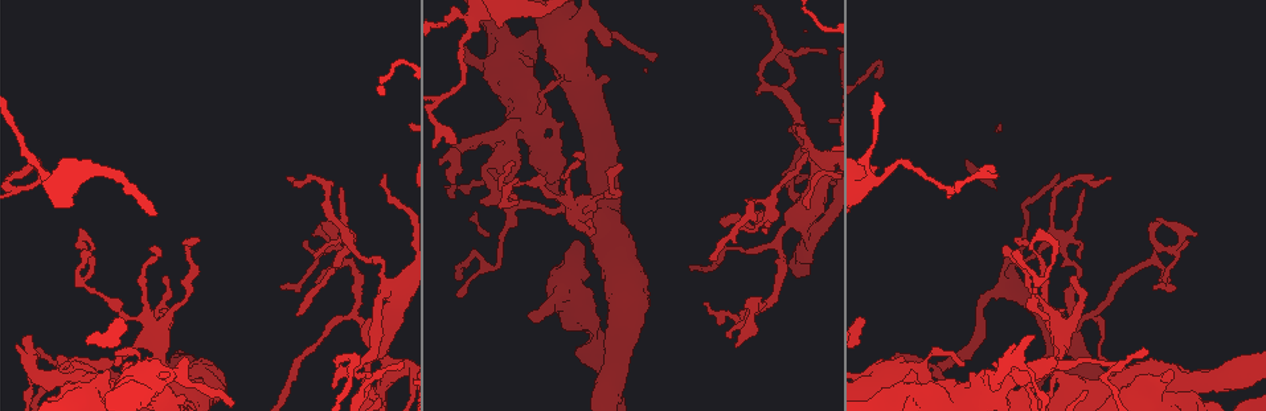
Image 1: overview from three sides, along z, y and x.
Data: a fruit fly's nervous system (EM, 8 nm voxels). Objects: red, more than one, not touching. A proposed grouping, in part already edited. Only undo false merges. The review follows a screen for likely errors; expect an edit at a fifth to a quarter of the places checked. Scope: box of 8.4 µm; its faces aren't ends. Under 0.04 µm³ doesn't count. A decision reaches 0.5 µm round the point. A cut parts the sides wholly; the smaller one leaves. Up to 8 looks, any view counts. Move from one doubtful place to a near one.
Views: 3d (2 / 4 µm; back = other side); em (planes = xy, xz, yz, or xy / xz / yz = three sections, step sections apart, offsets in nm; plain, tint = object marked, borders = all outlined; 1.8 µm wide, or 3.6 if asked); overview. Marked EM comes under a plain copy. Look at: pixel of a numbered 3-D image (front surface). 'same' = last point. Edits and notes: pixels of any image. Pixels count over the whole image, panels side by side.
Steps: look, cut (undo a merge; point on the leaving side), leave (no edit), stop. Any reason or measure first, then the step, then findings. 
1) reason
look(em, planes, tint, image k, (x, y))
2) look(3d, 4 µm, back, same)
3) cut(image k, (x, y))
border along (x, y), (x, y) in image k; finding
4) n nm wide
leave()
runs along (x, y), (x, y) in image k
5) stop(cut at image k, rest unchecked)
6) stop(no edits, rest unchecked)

narrows sharply
look(3d, 4 µm, image 1, (776, 90))

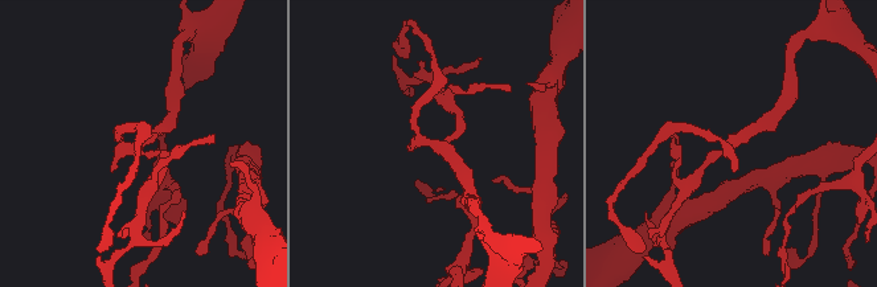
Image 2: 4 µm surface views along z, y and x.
need the tissue
look(em, xy, step 8, tint, image 2, (437, 143))

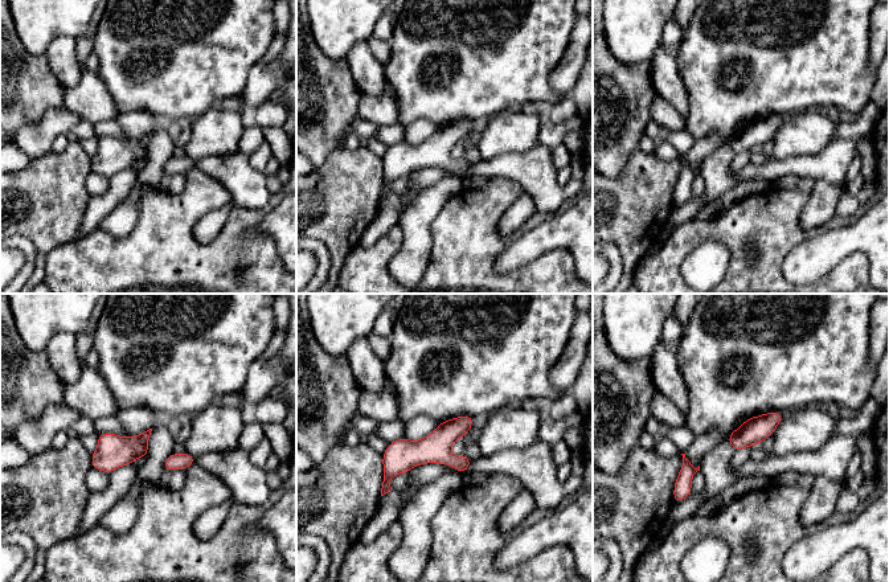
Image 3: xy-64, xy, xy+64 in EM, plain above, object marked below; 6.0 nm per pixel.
look(em, planes, tint, same)

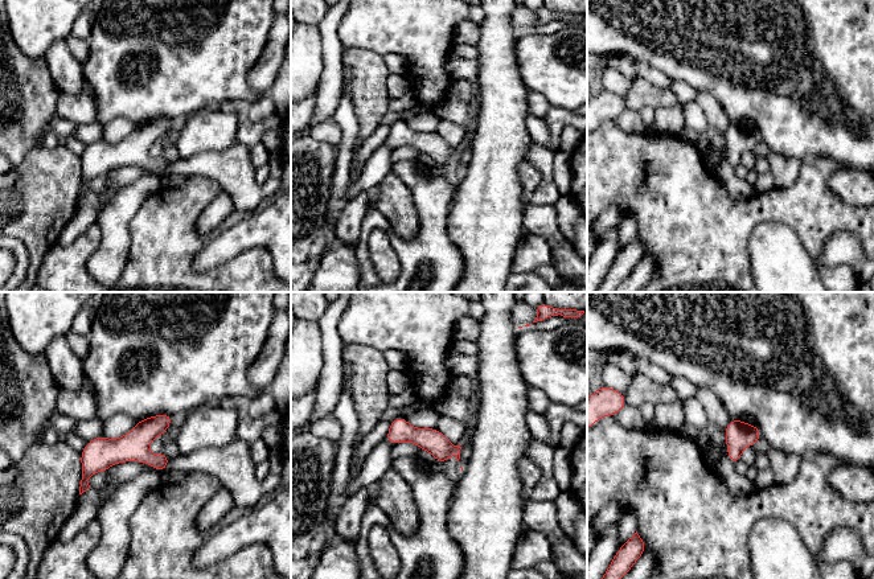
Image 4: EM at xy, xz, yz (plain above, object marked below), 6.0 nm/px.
150 nm wide
leave()
one neuron here

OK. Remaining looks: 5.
sharp bend
look(3d, 4 µm, back, image 1, (1007, 286))

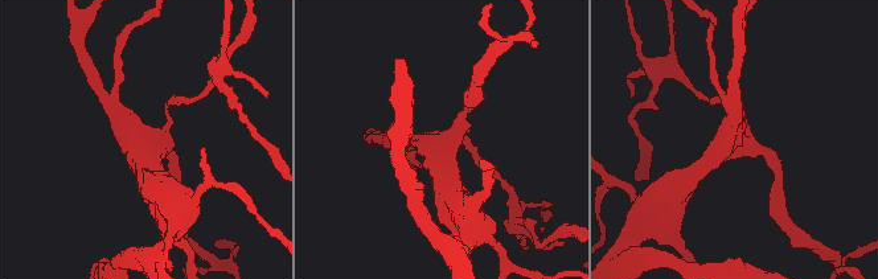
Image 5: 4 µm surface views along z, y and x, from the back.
look(em, planes, tint, image 5, (453, 137))

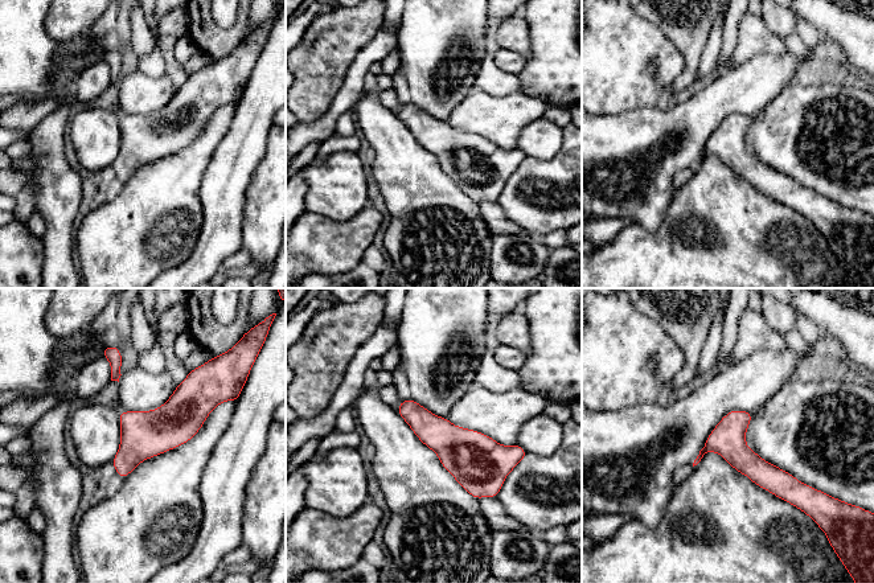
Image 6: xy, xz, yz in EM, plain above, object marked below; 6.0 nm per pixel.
200 nm wide
leave()
all the same neuron

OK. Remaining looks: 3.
looks like a crossing
look(3d, 2 µm, image 1, (80, 380))

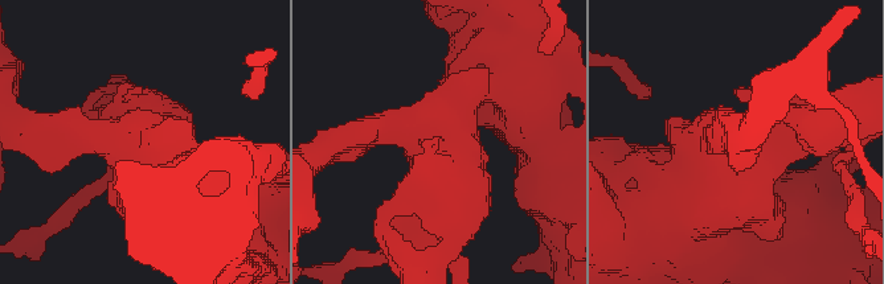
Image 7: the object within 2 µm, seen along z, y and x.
shape alone is not enough
look(em, planes, tint, image 7, (147, 144))

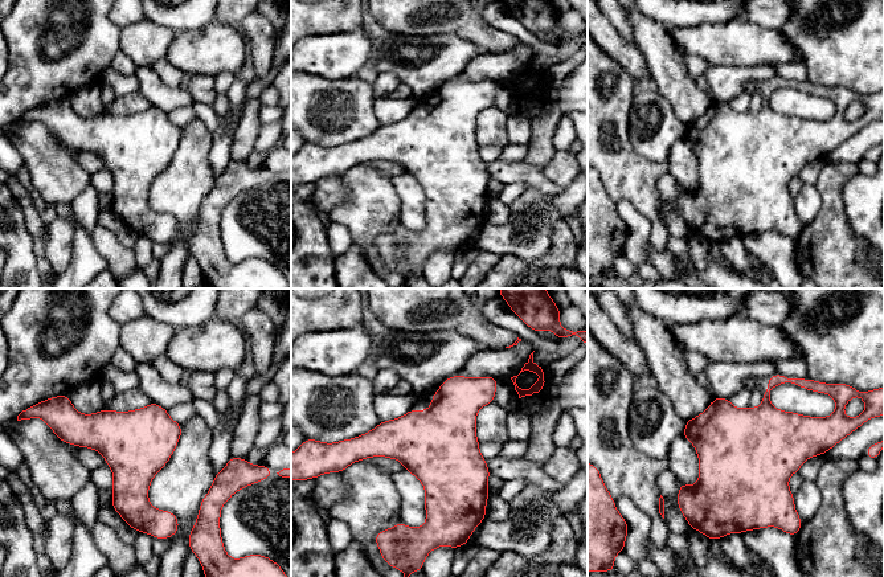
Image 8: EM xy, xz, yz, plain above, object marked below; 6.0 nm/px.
leave()
one neuron here

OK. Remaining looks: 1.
stop(no edits, rest unchecked)

